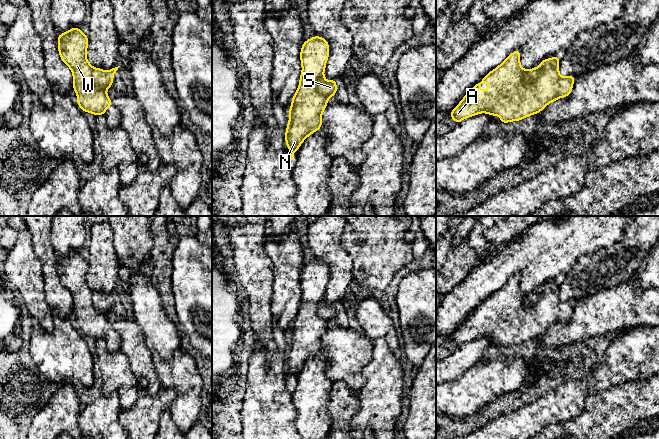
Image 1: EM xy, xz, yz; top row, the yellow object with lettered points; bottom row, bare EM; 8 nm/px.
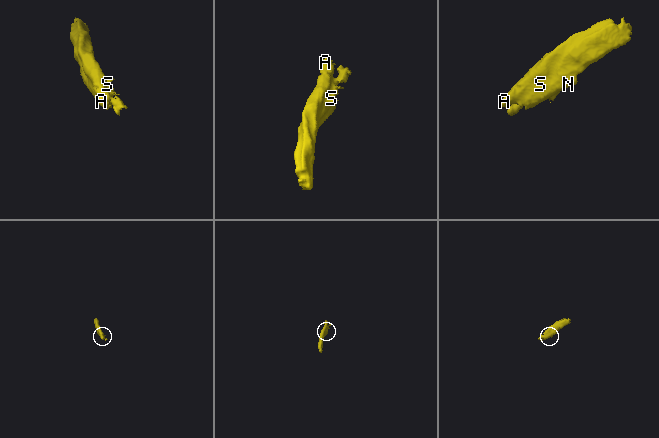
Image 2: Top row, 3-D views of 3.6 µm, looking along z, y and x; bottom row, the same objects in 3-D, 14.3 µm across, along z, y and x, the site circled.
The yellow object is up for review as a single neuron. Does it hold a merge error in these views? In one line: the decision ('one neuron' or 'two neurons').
two neurons

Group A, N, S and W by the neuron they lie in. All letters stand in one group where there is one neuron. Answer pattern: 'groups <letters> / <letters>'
groups A N W / S

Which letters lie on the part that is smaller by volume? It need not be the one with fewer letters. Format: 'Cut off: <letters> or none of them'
Cut off: S

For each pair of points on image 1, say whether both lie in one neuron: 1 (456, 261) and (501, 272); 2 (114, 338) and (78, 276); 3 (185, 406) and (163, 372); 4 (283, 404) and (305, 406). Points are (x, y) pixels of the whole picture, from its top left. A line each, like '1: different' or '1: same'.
1: different
2: same
3: same
4: different

